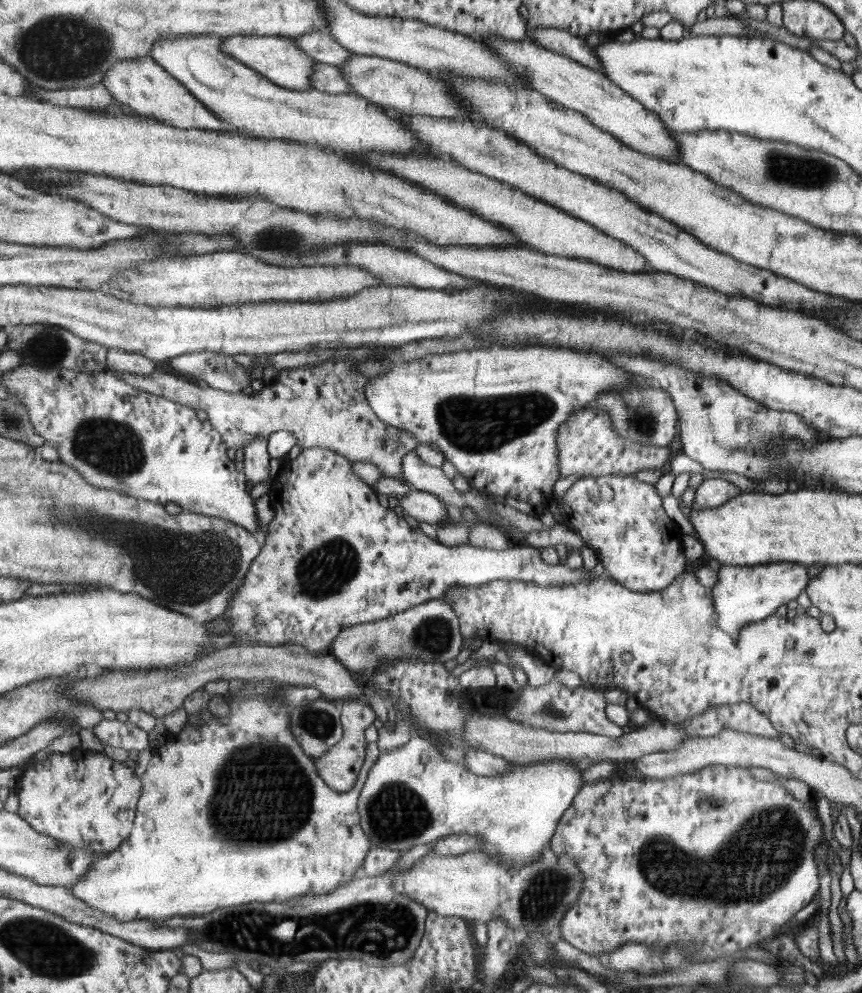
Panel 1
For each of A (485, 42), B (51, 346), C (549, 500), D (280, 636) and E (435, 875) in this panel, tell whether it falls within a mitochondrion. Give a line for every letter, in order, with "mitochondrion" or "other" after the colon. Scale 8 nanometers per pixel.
A: other
B: mitochondrion
C: other
D: other
E: other

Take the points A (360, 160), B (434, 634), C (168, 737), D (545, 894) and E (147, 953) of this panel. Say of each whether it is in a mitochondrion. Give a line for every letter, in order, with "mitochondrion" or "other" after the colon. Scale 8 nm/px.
A: other
B: mitochondrion
C: other
D: mitochondrion
E: other

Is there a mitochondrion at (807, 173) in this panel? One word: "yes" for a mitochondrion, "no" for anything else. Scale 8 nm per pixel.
yes

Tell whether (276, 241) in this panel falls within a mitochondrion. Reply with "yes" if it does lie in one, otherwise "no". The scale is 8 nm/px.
yes

